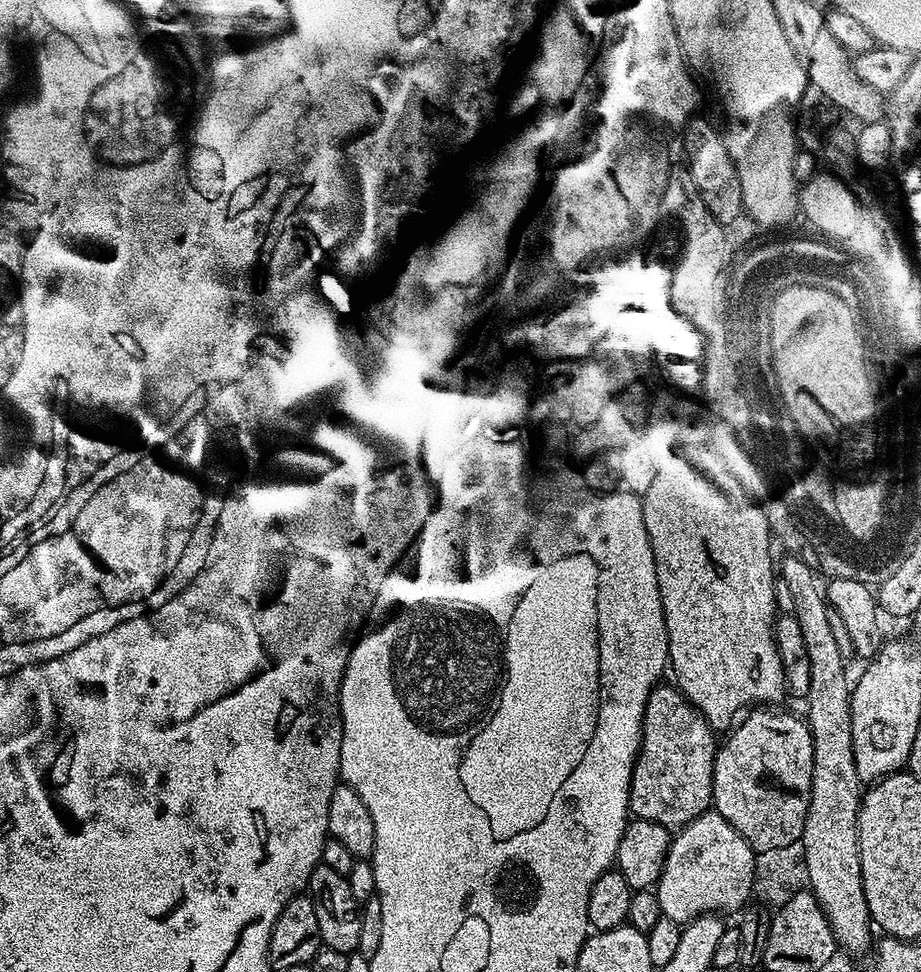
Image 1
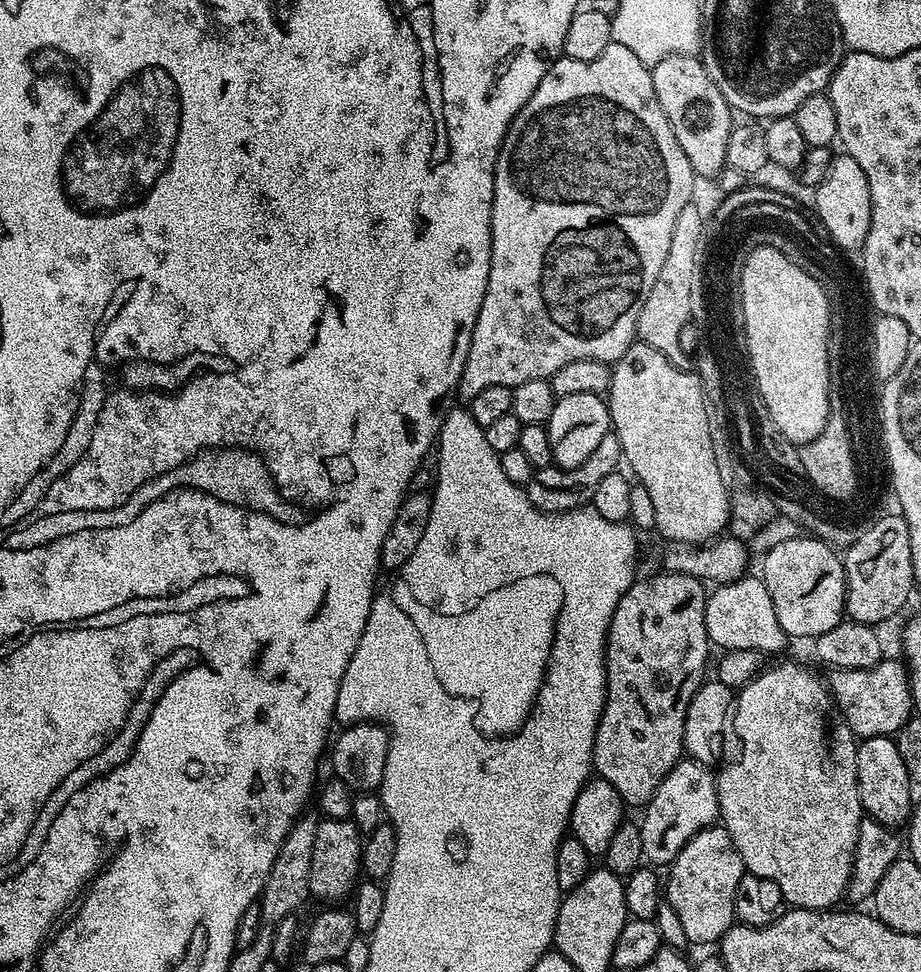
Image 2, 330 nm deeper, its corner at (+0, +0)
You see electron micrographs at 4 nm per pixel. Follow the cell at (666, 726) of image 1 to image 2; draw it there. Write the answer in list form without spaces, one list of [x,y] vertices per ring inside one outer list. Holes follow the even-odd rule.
[[[661,571],[661,576],[652,576],[649,580],[637,579],[628,589],[626,594],[618,602],[618,606],[612,615],[612,621],[608,627],[608,645],[604,647],[604,665],[606,666],[606,678],[608,687],[604,693],[604,709],[600,715],[600,721],[596,727],[594,738],[594,750],[592,751],[592,767],[598,773],[599,779],[610,782],[614,790],[618,790],[620,799],[625,805],[643,806],[649,798],[658,790],[662,778],[670,774],[670,770],[685,755],[684,751],[684,723],[686,722],[686,710],[690,706],[690,698],[699,690],[706,679],[704,667],[708,664],[708,648],[710,641],[706,630],[706,595],[705,581],[696,576],[687,576],[681,572]]]

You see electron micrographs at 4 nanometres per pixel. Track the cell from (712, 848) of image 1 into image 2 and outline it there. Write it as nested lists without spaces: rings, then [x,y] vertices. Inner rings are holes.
[[[681,758],[662,778],[658,790],[651,796],[647,804],[643,805],[644,817],[638,820],[642,834],[642,850],[644,860],[649,865],[671,865],[672,859],[698,834],[703,828],[713,827],[720,815],[718,794],[716,793],[716,778],[709,765]]]

